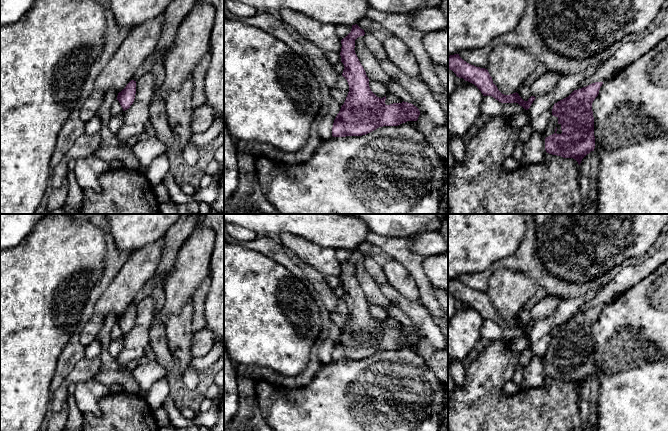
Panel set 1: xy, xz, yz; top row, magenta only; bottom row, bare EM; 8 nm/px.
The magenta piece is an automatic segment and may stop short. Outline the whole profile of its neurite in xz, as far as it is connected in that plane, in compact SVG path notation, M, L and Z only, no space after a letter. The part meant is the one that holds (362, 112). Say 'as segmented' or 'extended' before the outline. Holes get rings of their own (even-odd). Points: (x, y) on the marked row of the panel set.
as segmented | M357 24L352 25L351 32L341 40L341 62L344 65L342 76L347 80L349 92L344 104L337 114L333 127L333 137L362 136L366 135L379 127L398 126L407 121L417 121L420 115L419 109L411 103L385 104L386 96L377 97L369 87L369 78L355 53L355 40L364 36L365 32Z

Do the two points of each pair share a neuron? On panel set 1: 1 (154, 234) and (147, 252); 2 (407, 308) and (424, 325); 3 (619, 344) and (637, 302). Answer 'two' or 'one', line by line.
1: two
2: one
3: one

